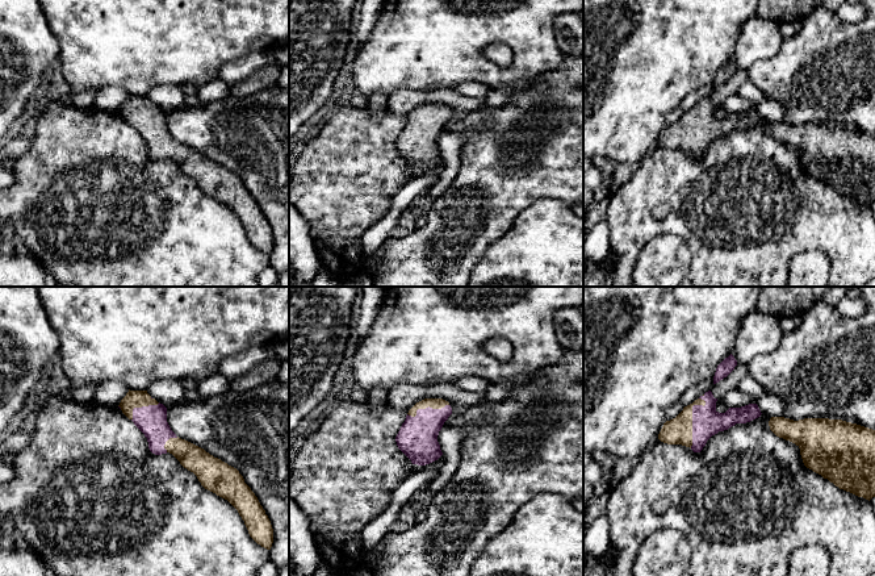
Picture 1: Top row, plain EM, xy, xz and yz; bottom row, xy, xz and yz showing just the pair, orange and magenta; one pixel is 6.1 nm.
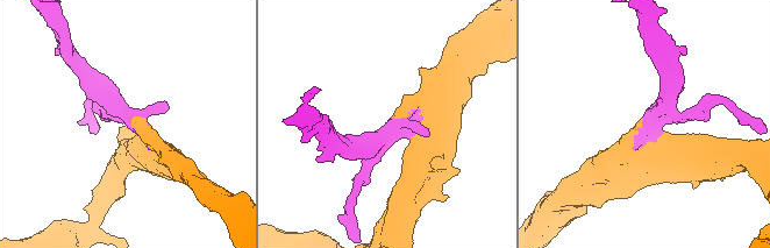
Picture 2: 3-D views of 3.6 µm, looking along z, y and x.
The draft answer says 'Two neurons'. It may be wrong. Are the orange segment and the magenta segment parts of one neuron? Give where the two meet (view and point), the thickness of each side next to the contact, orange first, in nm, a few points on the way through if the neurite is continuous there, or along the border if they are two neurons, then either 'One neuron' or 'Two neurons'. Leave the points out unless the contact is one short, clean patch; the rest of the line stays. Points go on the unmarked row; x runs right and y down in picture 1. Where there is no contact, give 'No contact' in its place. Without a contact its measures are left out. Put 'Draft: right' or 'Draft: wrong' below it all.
Touches orange at yz (691, 124). Thickness 160 nm (orange) against 180 nm. One neuron
Draft: wrong

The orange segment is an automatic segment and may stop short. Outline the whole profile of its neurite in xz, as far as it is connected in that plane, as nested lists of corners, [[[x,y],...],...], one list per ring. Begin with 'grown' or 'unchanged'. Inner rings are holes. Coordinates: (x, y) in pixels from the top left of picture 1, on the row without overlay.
grown; [[[424,104],[409,116],[395,147],[413,170],[426,171],[443,160],[438,141],[451,120],[452,113],[443,104]]]

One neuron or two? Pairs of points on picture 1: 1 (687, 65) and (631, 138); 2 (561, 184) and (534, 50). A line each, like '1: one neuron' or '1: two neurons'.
1: one neuron
2: two neurons

